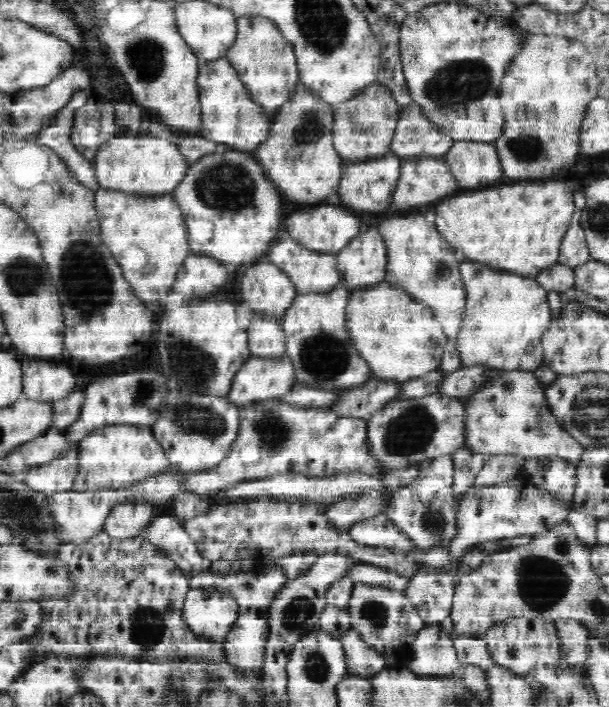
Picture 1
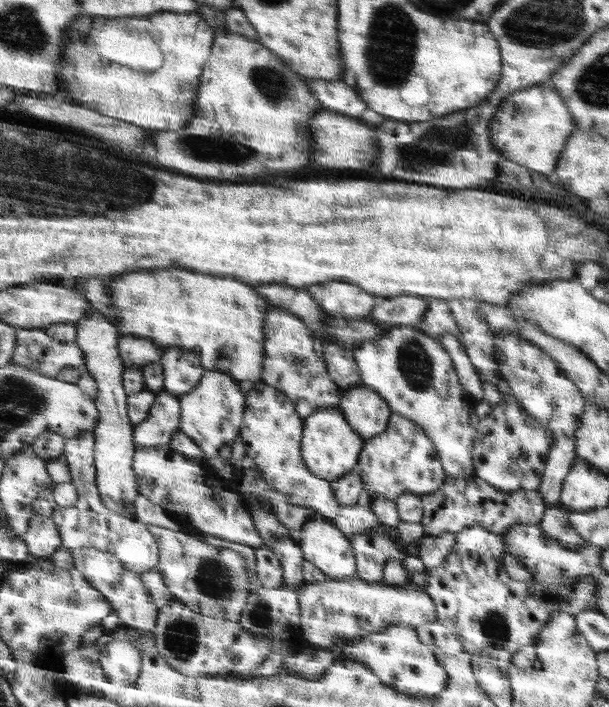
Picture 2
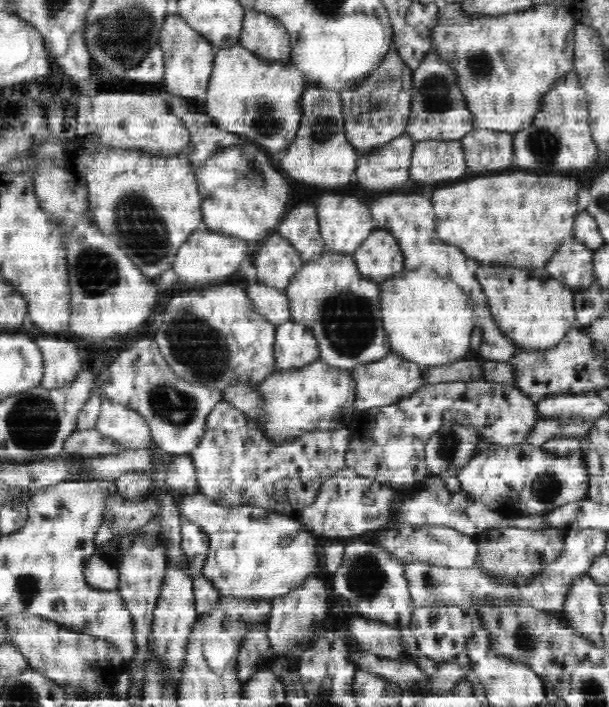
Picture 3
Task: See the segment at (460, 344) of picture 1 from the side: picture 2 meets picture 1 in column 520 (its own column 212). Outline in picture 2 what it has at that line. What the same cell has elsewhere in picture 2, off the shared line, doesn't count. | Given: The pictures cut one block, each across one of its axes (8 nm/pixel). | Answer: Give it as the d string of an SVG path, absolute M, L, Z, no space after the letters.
M158 270L158 272L132 272L122 274L114 280L112 296L118 317L119 329L123 336L149 338L164 349L186 349L199 356L206 371L218 371L230 376L236 382L262 381L264 367L264 328L266 312L272 305L258 292L257 286L248 285L233 277L204 275L184 270Z

